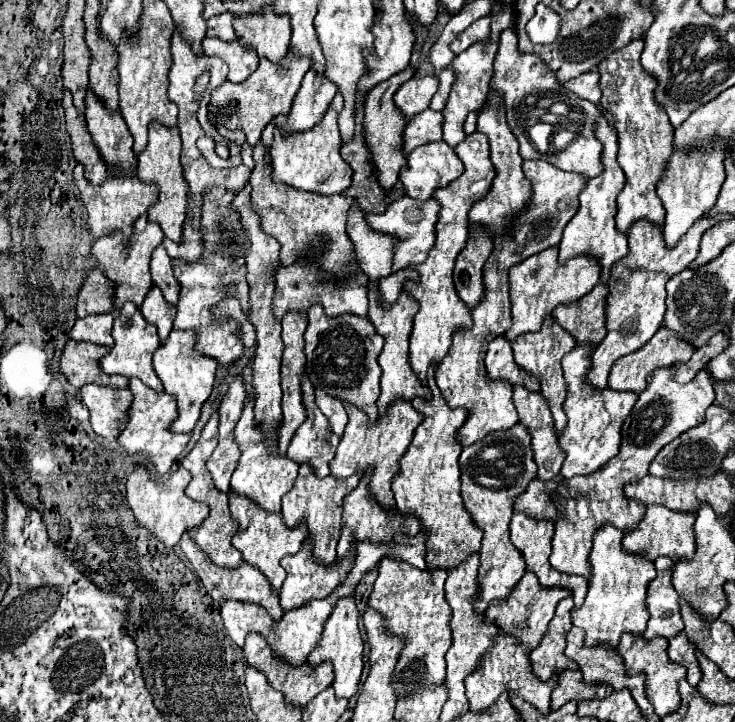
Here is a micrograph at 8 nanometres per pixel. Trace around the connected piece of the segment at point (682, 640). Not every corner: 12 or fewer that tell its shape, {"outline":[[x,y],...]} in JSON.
{"outline":[[684,632],[672,636],[668,656],[697,687],[702,672]]}

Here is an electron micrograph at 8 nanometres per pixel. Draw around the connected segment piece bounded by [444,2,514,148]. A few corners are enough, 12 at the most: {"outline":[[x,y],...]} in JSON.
{"outline":[[512,4],[492,8],[492,36],[452,62],[456,82],[444,108],[444,140],[464,140],[462,124],[482,110],[500,32]]}

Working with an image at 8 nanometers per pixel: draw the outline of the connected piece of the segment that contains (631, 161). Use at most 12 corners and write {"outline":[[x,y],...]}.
{"outline":[[644,38],[598,64],[626,186],[616,226],[664,224],[656,184],[674,128],[640,64]]}

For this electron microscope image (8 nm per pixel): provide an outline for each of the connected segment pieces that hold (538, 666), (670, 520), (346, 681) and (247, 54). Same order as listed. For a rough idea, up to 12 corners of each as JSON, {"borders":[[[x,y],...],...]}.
{"borders":[[[572,598],[560,600],[548,632],[530,654],[534,674],[578,668],[564,654]],[[646,506],[622,546],[648,560],[694,554],[696,512]],[[352,596],[340,598],[308,664],[330,660],[334,692],[350,698],[364,668]],[[204,38],[206,56],[228,64],[230,82],[244,82],[258,66],[256,52],[238,40]]]}

